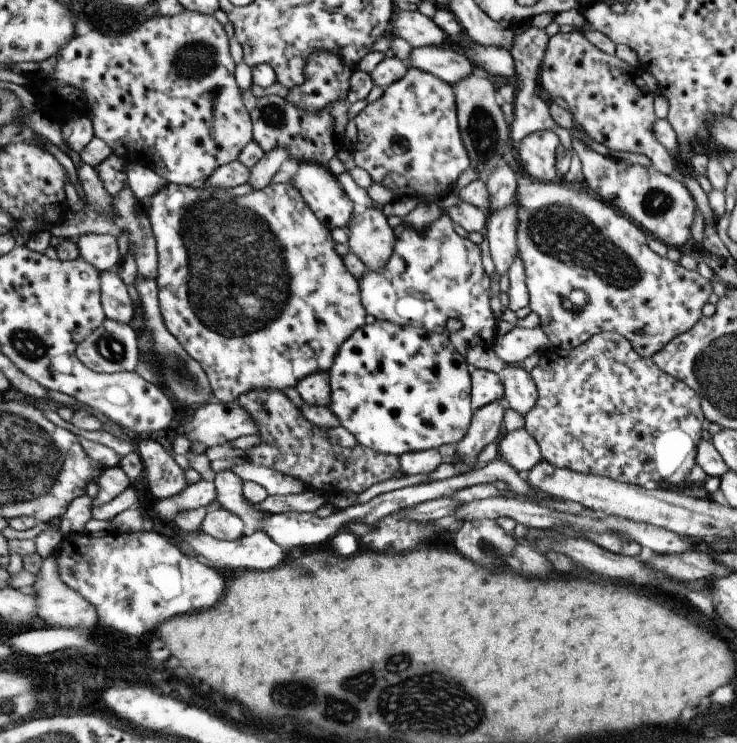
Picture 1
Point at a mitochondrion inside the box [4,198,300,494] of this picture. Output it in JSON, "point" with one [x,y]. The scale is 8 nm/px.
{"point":[109,347]}

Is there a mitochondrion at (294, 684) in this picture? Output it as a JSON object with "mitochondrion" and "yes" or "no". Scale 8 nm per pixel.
{"mitochondrion":"yes"}

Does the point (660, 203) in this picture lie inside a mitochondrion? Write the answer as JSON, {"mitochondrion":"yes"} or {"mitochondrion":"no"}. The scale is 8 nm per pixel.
{"mitochondrion":"yes"}

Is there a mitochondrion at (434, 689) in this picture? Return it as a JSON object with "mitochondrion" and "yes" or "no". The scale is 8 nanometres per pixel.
{"mitochondrion":"yes"}

